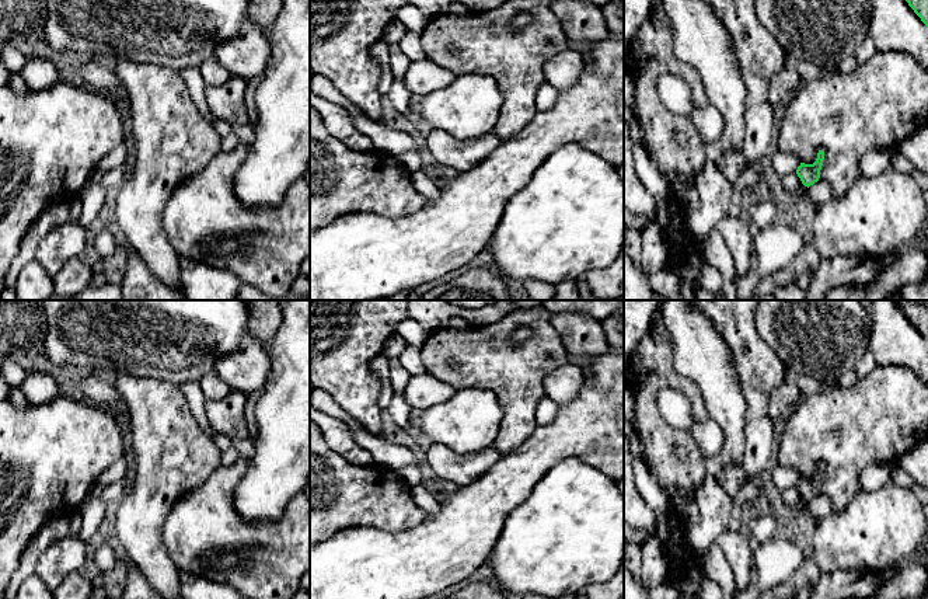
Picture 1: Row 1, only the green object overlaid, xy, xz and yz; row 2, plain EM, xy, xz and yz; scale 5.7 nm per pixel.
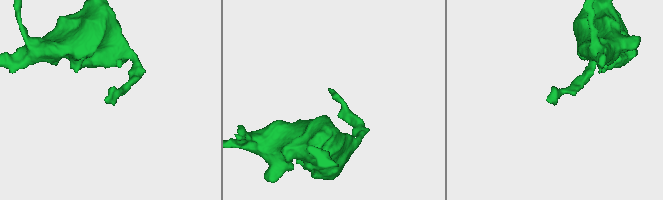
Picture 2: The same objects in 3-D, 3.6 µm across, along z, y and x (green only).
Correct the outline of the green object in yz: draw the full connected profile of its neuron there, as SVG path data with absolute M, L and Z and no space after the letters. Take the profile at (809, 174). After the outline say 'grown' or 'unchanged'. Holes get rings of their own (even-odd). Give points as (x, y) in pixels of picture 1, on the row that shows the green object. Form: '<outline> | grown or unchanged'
M819 150L817 159L813 164L800 163L800 166L796 170L796 174L805 187L809 188L810 185L819 181L823 160L824 160L824 152Z | unchanged

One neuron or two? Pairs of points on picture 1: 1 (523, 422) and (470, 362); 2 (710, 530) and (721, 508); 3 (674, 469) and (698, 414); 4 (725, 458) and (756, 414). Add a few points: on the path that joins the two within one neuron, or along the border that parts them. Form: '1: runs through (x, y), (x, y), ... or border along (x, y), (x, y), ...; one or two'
1: runs through (519, 406), (487, 372); one
2: runs through (711, 525), (715, 514); one
3: runs through (656, 435), (649, 394), (662, 382), (679, 382); one
4: border along (745, 396), (746, 441), (740, 462); two

